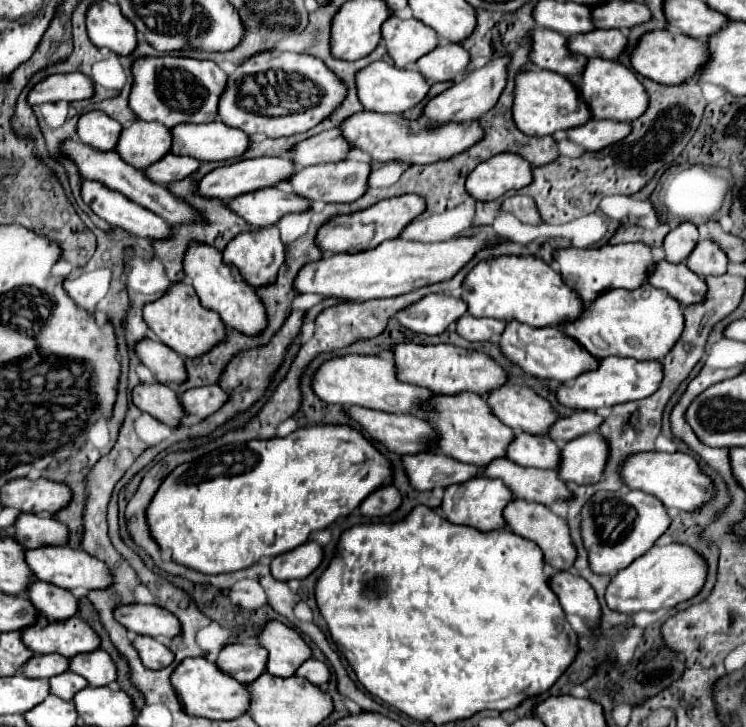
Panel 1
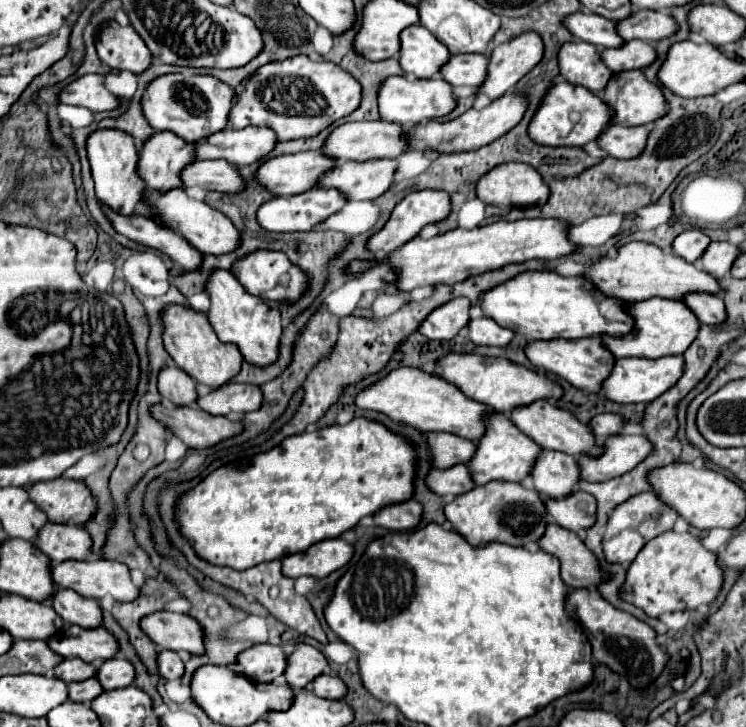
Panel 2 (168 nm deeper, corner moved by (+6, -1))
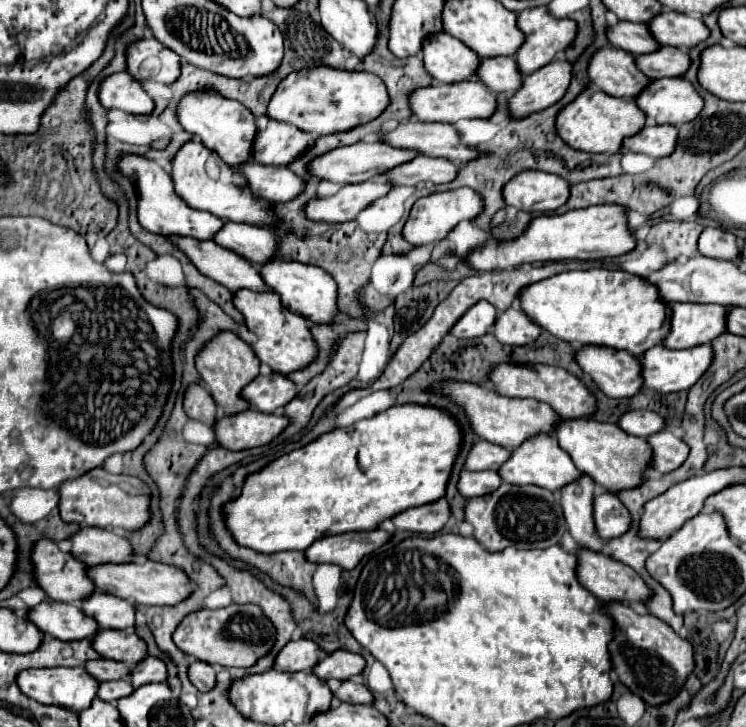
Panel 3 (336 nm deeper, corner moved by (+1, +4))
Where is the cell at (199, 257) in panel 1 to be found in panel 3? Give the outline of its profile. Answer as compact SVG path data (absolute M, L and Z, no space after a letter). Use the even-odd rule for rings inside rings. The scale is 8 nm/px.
M238 290L234 294L236 308L244 314L246 326L250 332L256 334L256 344L252 350L260 358L260 362L268 364L274 372L290 374L296 370L302 370L310 366L318 358L318 344L310 334L306 318L292 314L280 300L280 294L268 292L268 294L256 294L250 290Z

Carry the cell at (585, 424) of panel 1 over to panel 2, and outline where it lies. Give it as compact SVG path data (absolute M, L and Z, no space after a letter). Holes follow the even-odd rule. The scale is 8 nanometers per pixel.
M603 413L603 415L595 415L591 421L589 421L589 427L595 435L595 439L601 443L603 439L607 439L607 435L615 435L621 431L621 425L623 425L623 419L619 415L613 415L613 413Z

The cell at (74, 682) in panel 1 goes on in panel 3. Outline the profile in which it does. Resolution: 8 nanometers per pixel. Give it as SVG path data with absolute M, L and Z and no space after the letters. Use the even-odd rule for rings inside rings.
M114 680L114 682L102 682L98 690L98 698L106 702L116 702L128 694L132 694L134 688L128 680Z

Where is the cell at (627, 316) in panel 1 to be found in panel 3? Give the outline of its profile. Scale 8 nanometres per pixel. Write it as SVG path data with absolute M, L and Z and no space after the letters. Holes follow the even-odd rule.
M672 304L672 330L664 340L668 348L692 348L708 344L726 332L728 308L720 304Z

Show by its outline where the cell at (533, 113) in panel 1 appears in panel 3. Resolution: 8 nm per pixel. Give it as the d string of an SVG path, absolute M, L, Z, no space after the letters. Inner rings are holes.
M588 86L572 104L558 114L558 130L562 140L582 152L608 152L616 154L622 150L622 142L644 128L644 114L634 100L616 98L602 90Z

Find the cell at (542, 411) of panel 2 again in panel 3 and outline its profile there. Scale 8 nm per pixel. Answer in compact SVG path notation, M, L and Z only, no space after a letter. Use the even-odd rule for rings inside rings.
M562 420L560 426L556 426L556 438L560 446L570 454L576 468L610 494L640 488L646 480L646 472L650 470L654 456L648 440L630 436L616 424L602 424L596 420Z

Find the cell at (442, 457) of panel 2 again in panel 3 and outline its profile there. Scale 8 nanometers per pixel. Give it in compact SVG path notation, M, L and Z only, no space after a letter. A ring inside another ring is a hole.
M480 440L470 450L468 460L466 460L466 468L468 470L500 470L500 466L508 460L510 460L508 448Z

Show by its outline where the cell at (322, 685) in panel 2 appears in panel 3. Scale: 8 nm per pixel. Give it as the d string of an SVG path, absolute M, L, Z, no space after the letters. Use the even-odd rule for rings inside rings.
M348 680L348 682L342 682L342 686L334 692L334 696L342 702L350 702L350 704L372 704L374 702L374 696L372 692L356 682L356 680Z

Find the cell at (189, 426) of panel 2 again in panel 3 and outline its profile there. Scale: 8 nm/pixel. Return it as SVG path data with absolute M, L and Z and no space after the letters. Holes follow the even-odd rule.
M246 410L234 416L220 418L216 422L218 444L228 450L248 450L270 444L290 424L284 414L264 414L258 410Z

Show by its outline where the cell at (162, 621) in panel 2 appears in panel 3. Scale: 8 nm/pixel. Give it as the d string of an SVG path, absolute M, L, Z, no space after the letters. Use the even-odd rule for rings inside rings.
M232 604L218 610L198 610L180 622L174 634L176 646L188 656L220 666L252 668L258 658L270 654L276 642L276 628L270 618L264 616L262 608L256 604Z

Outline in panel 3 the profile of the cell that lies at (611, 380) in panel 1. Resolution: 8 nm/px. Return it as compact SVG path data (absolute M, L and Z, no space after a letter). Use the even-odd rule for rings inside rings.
M702 344L702 346L694 346L688 350L670 350L666 346L654 346L652 350L648 350L640 362L642 362L642 370L644 370L644 388L650 390L660 390L664 394L668 392L682 392L682 390L690 390L690 386L694 386L702 374L710 368L714 358L714 350L710 344Z

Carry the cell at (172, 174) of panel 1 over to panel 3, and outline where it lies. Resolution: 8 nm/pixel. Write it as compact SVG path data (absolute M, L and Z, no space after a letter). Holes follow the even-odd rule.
M248 162L236 170L248 178L254 196L266 198L270 202L290 202L298 198L306 188L306 180L288 168Z

